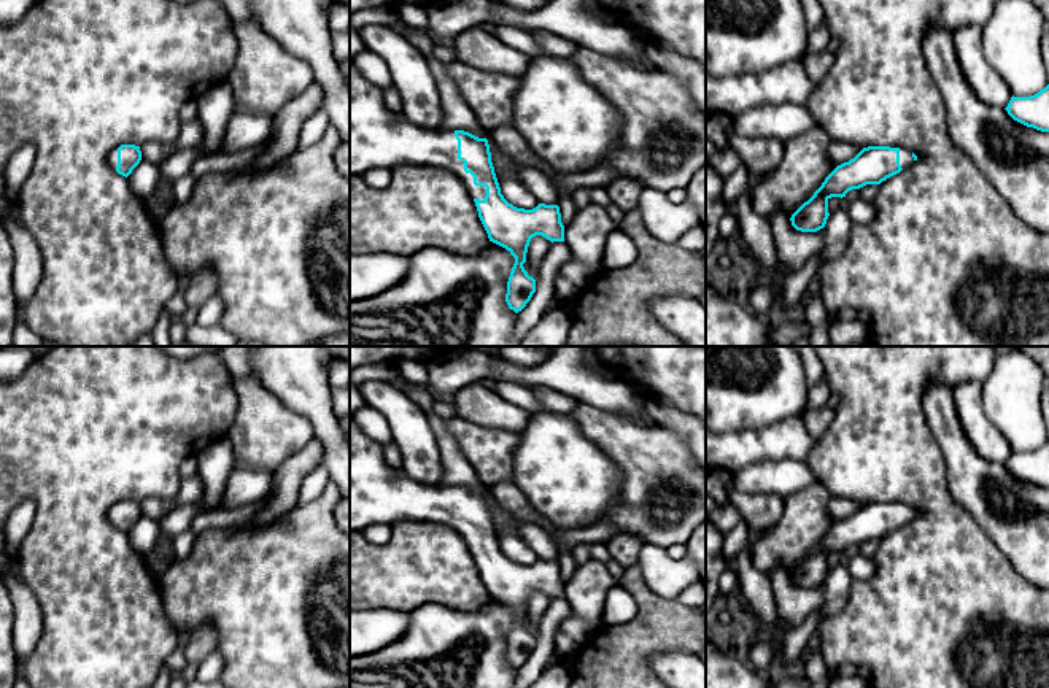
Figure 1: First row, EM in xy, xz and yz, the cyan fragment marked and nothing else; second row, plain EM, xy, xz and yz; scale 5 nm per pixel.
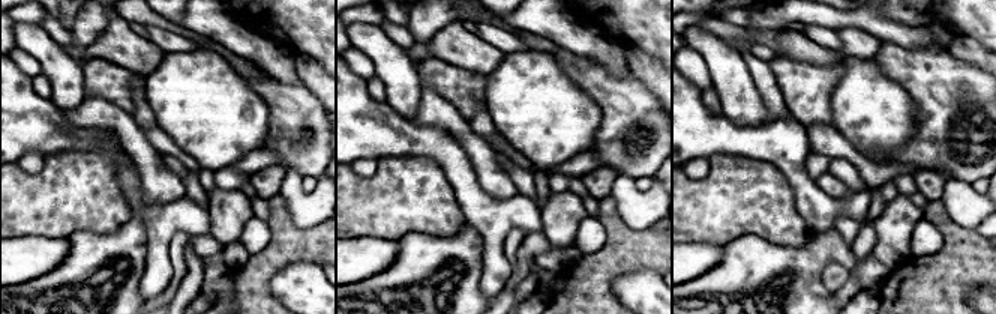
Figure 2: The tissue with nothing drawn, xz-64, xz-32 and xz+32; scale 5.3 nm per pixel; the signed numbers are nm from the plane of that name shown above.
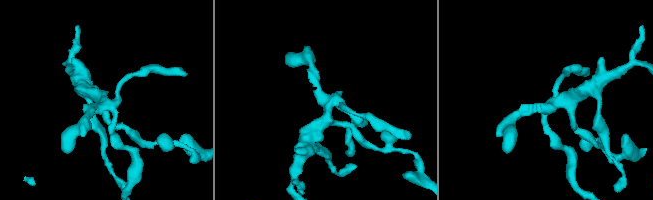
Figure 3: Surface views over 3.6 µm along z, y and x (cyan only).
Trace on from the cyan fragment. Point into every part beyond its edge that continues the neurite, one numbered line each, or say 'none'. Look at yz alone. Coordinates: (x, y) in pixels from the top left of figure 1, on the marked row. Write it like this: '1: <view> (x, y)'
1: yz (906, 158)

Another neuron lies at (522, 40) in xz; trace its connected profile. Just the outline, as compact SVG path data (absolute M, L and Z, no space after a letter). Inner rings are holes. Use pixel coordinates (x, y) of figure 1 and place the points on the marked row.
M496 25L493 35L509 48L524 52L529 57L534 57L539 52L539 44L532 38L532 32L521 30L512 25Z

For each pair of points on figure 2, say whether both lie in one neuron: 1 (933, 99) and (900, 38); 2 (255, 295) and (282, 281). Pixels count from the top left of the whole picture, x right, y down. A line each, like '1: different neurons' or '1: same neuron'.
1: different neurons
2: different neurons

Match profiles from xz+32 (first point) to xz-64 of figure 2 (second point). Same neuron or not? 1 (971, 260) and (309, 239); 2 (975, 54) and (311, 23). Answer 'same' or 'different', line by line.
1: same
2: different

